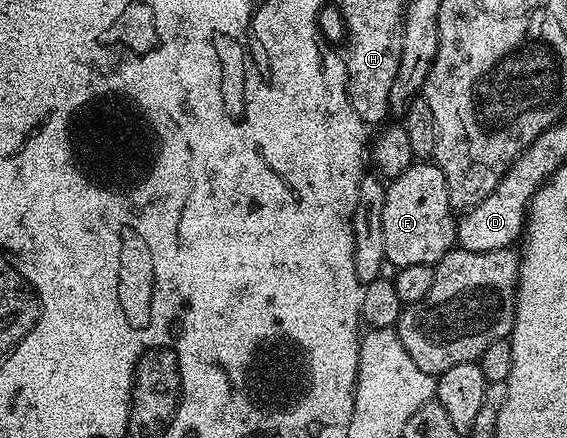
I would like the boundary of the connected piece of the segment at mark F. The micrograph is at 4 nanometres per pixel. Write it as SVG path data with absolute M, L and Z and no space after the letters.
M418 160L386 187L384 252L401 268L408 264L434 266L456 246L456 211L450 205L444 172L430 160Z

